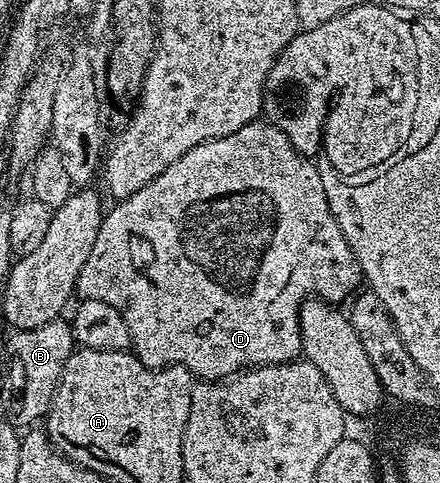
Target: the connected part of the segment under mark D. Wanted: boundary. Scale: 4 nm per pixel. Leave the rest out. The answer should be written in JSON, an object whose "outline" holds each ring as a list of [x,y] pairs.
{"outline":[[[268,120],[252,122],[239,128],[239,132],[231,136],[216,138],[213,142],[204,142],[191,148],[191,152],[175,160],[171,168],[155,176],[153,182],[139,188],[139,192],[135,192],[130,198],[120,199],[116,205],[110,214],[108,211],[101,219],[99,236],[95,236],[97,246],[91,248],[89,262],[83,264],[76,293],[81,294],[82,299],[103,300],[103,304],[111,304],[111,308],[115,308],[119,316],[123,316],[129,329],[132,353],[152,370],[160,370],[162,366],[186,366],[197,380],[229,380],[259,366],[274,366],[280,362],[300,359],[301,329],[297,314],[302,304],[310,296],[316,296],[330,304],[341,304],[341,301],[344,303],[354,293],[353,285],[357,281],[360,283],[363,278],[355,252],[351,244],[347,244],[327,204],[327,192],[323,192],[323,180],[319,180],[317,162],[300,154],[288,136]]]}

